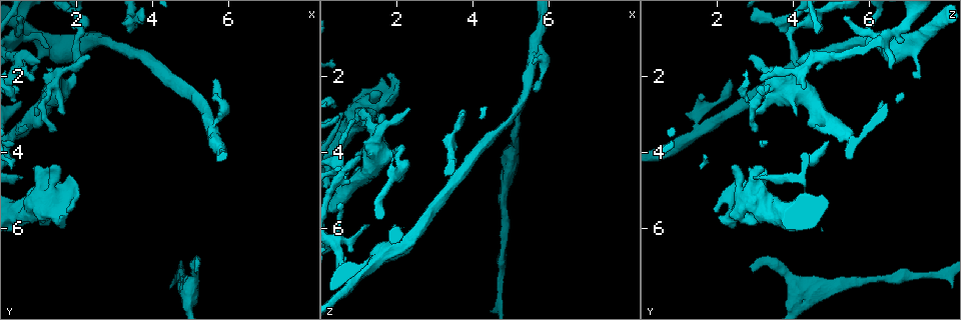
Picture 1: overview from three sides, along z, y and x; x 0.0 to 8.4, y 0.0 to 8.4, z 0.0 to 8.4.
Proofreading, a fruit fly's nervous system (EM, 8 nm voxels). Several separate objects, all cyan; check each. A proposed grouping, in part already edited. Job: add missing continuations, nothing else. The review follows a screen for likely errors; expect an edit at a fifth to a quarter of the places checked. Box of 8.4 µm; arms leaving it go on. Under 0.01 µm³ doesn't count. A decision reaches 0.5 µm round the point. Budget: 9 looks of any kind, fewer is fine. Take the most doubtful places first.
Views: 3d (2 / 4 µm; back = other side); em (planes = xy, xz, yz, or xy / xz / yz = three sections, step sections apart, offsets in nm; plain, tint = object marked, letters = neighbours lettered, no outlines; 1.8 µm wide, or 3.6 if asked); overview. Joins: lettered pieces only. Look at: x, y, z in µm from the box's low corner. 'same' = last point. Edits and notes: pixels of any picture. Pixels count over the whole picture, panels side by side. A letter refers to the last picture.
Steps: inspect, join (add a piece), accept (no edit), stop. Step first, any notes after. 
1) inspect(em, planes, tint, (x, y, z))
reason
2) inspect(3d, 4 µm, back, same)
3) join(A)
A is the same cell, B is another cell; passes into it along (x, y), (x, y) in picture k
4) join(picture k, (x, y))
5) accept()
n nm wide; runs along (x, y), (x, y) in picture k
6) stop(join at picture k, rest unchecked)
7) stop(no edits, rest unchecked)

inspect(3d, 2 µm, (5.10, 7.05, 2.85))
free end

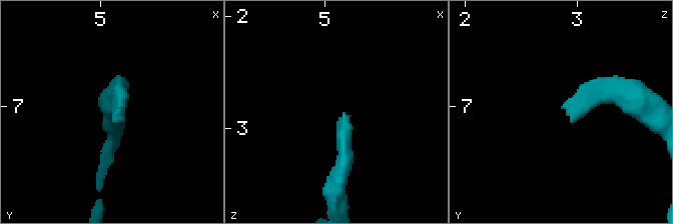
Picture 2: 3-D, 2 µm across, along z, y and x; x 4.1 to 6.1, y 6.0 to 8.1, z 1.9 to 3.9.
inspect(em, planes, letters, (5.16, 7.02, 2.86))

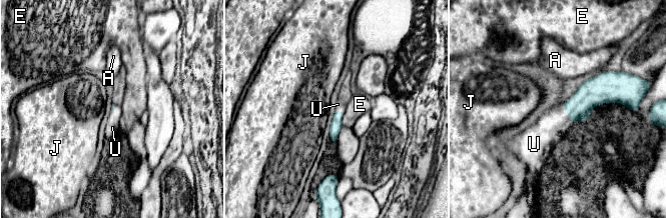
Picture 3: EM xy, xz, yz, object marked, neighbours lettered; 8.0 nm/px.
join(U)
U is the same cell, A, E and J are other cells; passes into it along (590, 93), (567, 114), (544, 135) in picture 3; it goes on there

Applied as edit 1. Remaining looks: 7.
inspect(overview)
see it whole again

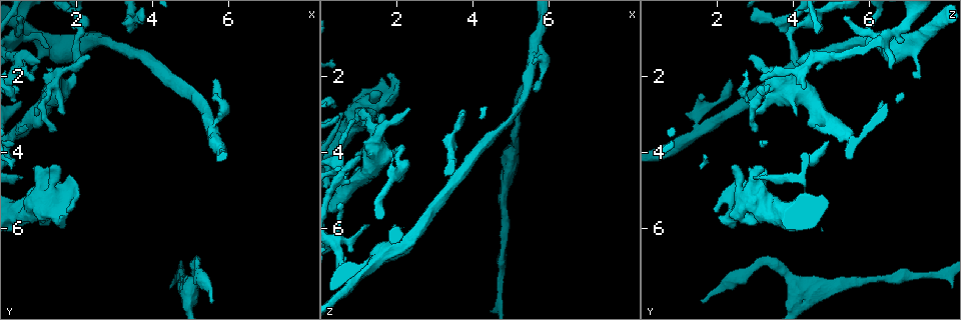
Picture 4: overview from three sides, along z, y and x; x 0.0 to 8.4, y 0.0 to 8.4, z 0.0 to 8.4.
inspect(em, yz, step 8, tint, (1.25, 1.25, 5.90))
free end

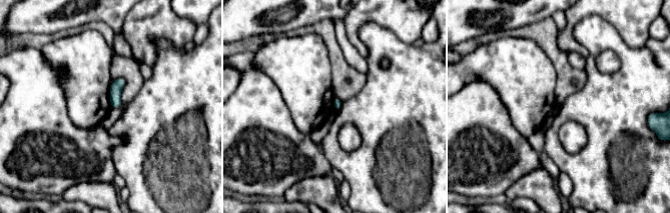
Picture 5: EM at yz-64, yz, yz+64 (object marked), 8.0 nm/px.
inspect(em, planes, letters, same)

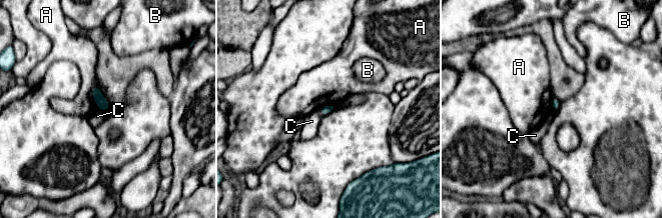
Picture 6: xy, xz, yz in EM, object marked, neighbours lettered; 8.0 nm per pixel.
accept()
A touches over 190 nm; A, B and C are other cells; no lettered piece goes on from it

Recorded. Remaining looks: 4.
inspect(3d, 4 µm, (5.50, 3.35, 1.70))
abrupt turn

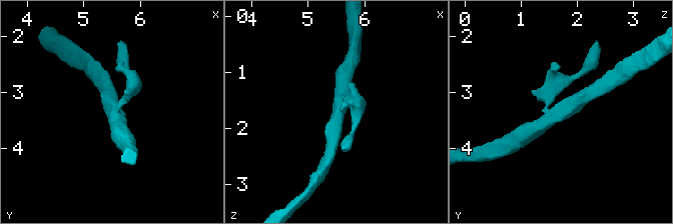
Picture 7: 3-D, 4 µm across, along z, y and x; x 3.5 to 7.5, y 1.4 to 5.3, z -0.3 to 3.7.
inspect(em, planes, letters, (5.55, 3.30, 1.70))
3 arms; arms of 200, 220, 300 nm

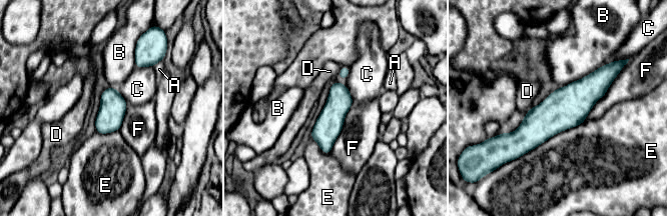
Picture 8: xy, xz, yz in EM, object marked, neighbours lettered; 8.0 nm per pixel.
accept()
A, B, C, D, E and F are other cells; border along (620, 70), (582, 123) in picture 8; no lettered piece goes on from it

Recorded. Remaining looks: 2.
inspect(em, planes, letters, (0.85, 2.10, 3.10))
tapers out

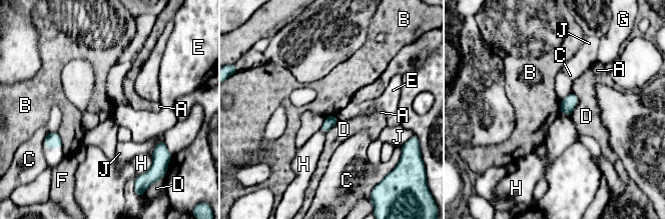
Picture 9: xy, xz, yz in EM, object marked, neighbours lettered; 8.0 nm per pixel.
accept()
A, B, C, D, E, F, G, H and J are other cells; border along (561, 102), (560, 112) in picture 9; none of them fits

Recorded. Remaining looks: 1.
stop(join at picture 3, rest unchecked)

